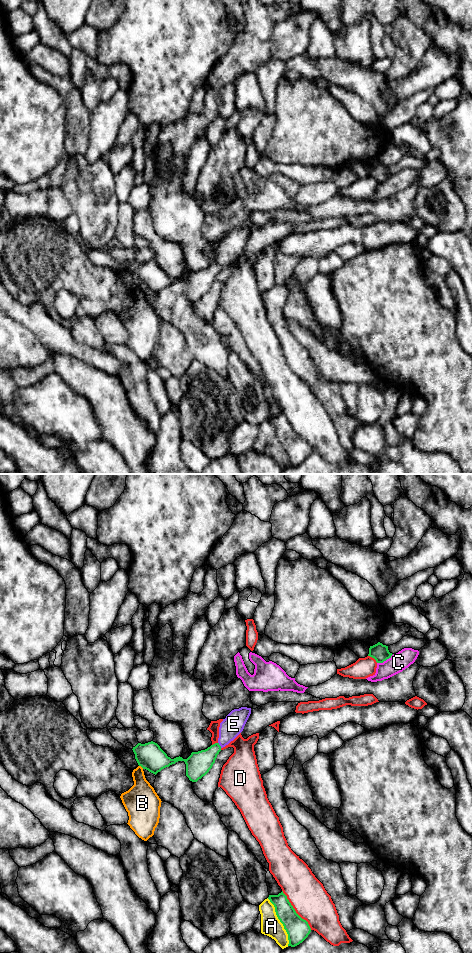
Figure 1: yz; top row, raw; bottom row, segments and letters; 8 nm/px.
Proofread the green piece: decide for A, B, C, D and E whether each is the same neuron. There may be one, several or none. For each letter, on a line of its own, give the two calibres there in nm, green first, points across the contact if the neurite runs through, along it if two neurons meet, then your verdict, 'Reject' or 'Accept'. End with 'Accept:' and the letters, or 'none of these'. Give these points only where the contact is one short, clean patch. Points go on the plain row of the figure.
A: Thickness 190 nm (green) against 160 nm. Reject
B: Thickness 220 nm (green) against 240 nm. Boundary: yz (139, 285), (143, 288). Reject
C: Thickness 140 nm (green) against 150 nm. Reject
D: Thickness 190 nm (green) against 300 nm. Reject
E: Thickness 200 nm (green) against 170 nm. Path across: yz (198, 284), (219, 265), (233, 244). Accept
Accept: E

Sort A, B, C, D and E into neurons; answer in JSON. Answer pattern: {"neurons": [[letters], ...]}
{"neurons": [["A"], ["B"], ["C"], ["D"], ["E"]]}

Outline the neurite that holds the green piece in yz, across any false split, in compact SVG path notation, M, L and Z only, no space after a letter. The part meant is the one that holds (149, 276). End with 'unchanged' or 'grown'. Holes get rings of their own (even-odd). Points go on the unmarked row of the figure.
M247 227L232 230L220 243L218 262L205 270L192 272L187 279L180 276L171 279L153 261L145 264L138 263L133 267L135 279L139 286L155 295L178 281L184 281L186 284L186 296L190 301L197 302L212 288L221 269L243 251L250 234L251 228Z; grown

